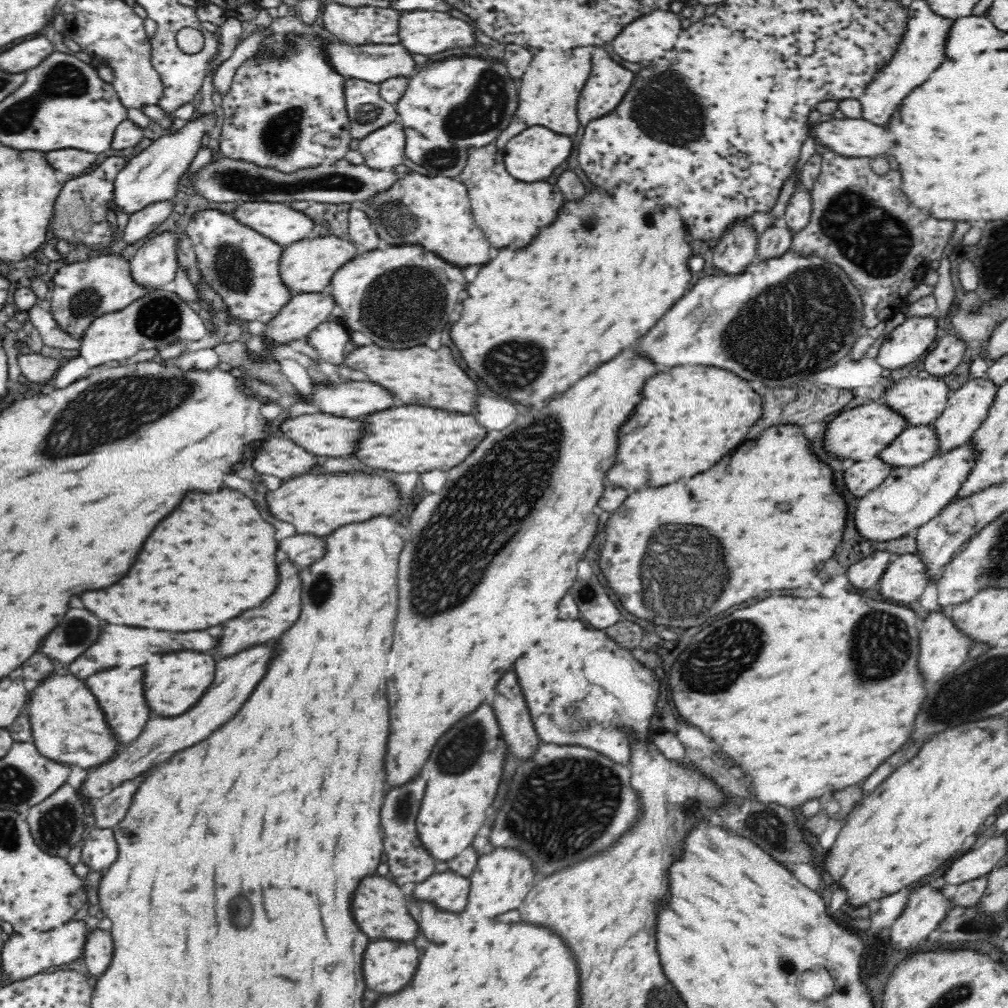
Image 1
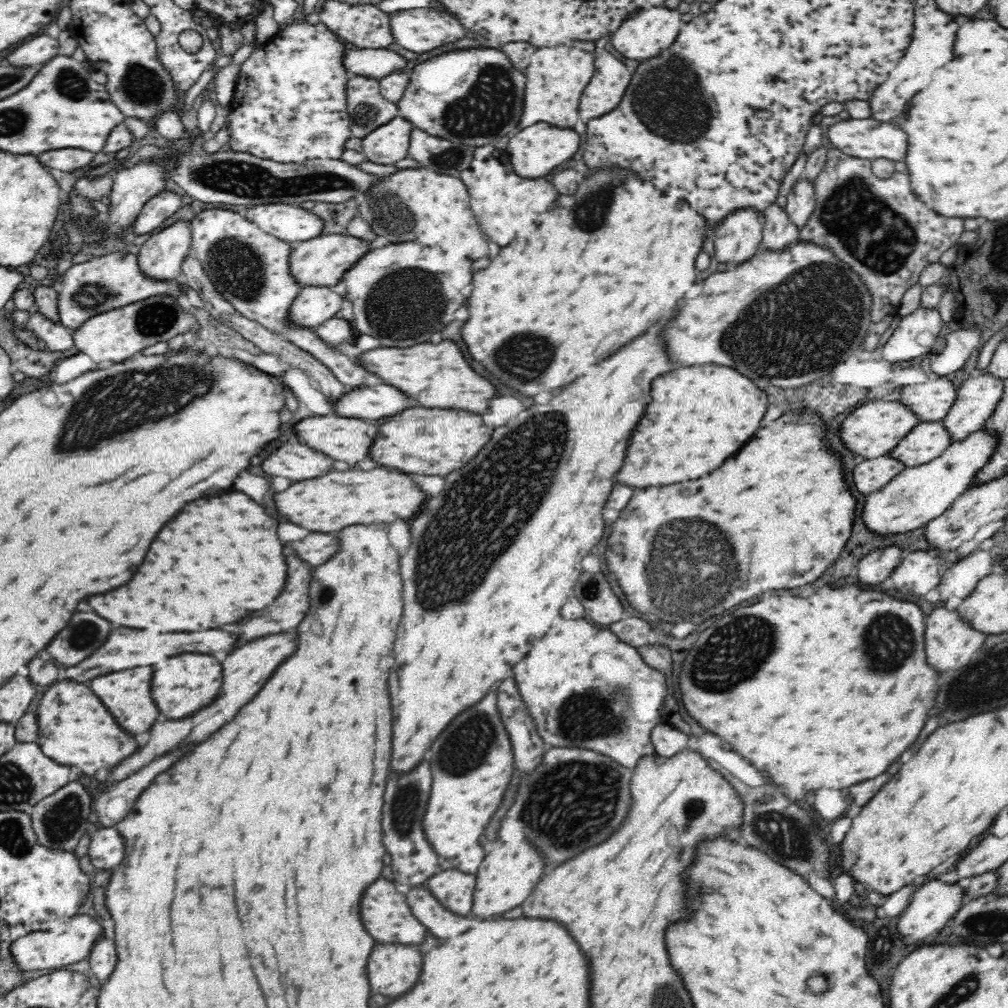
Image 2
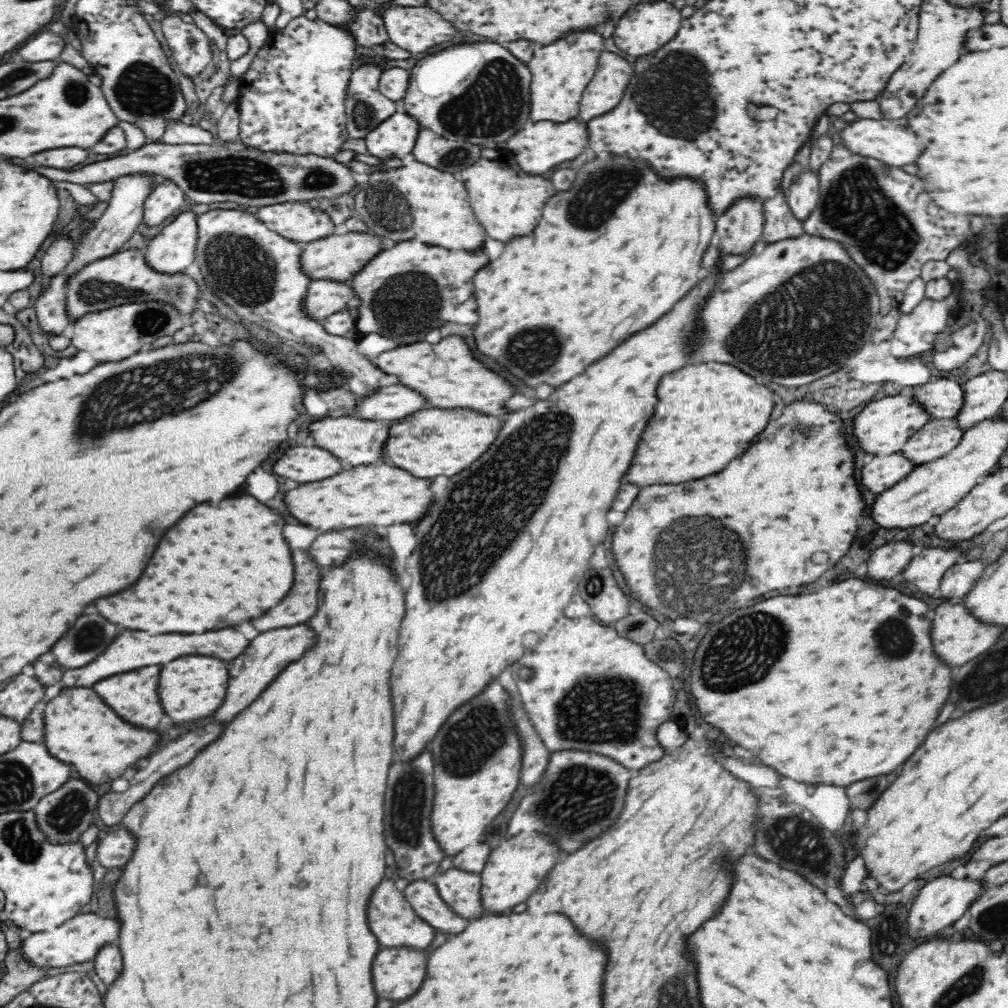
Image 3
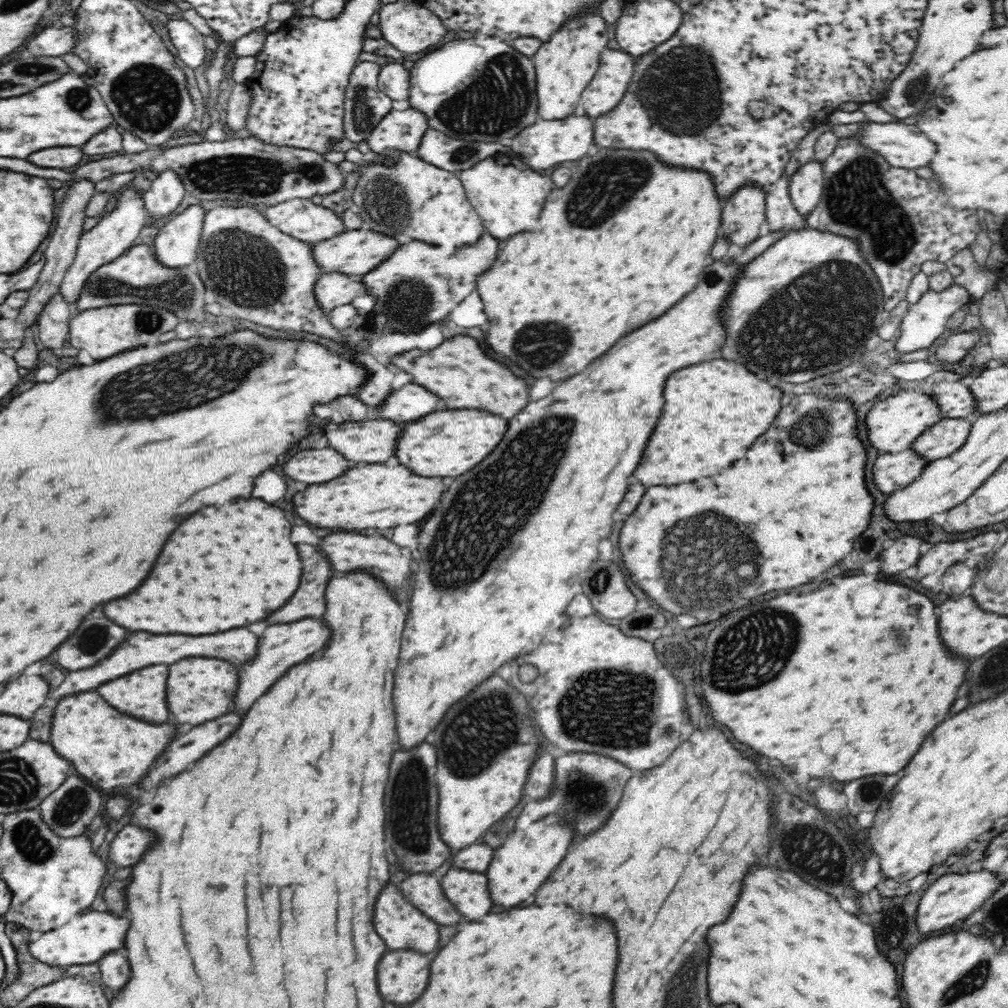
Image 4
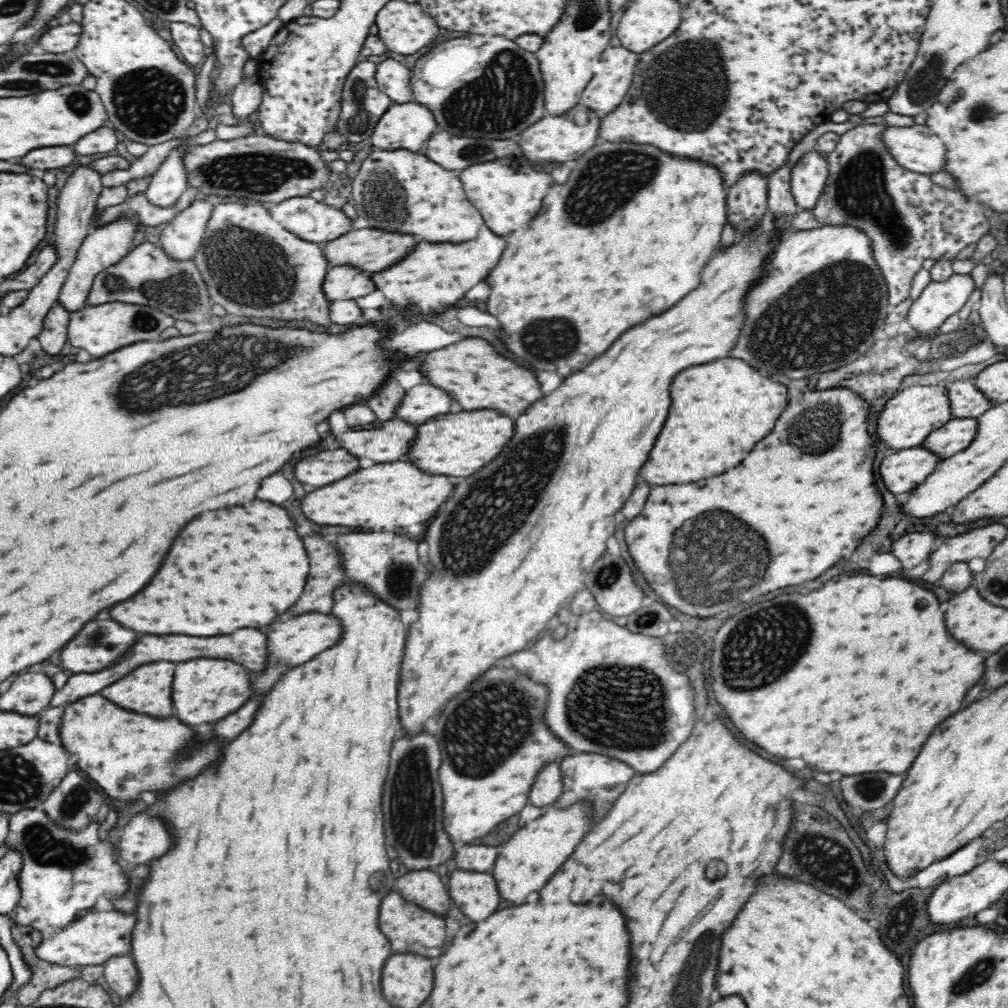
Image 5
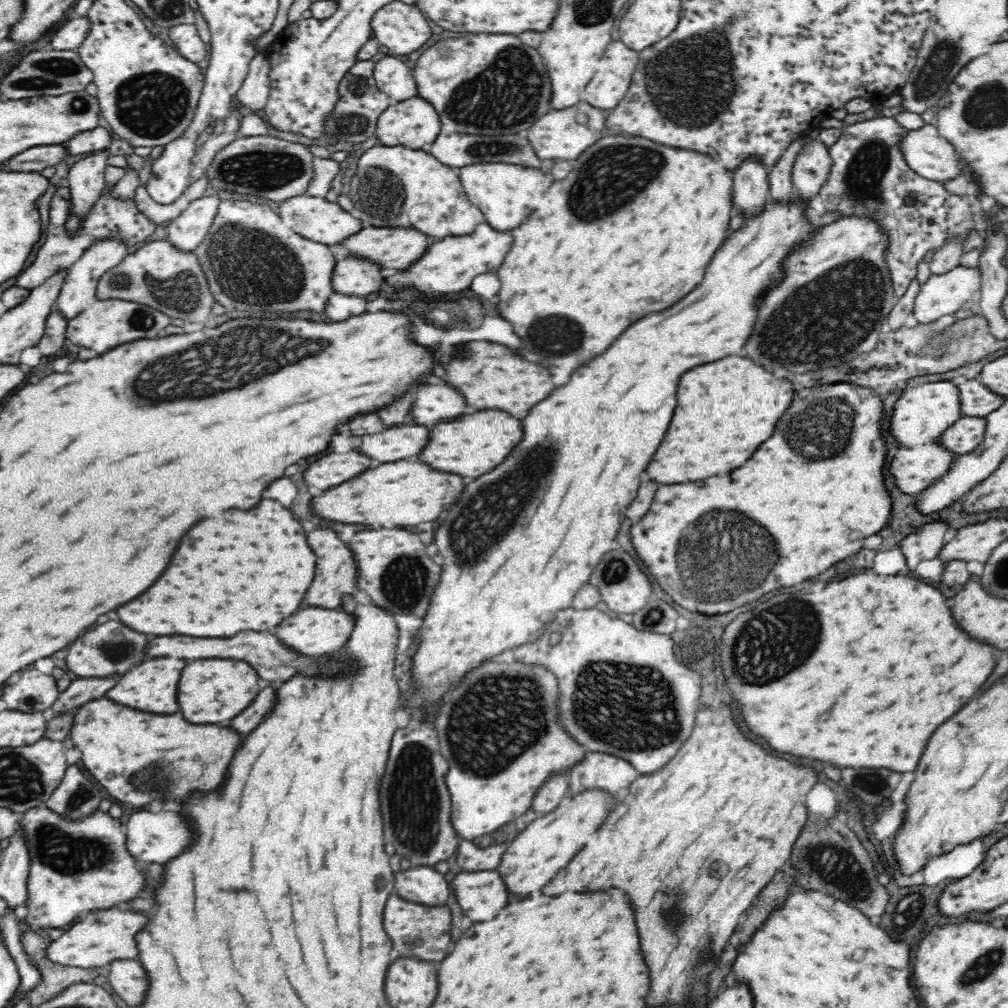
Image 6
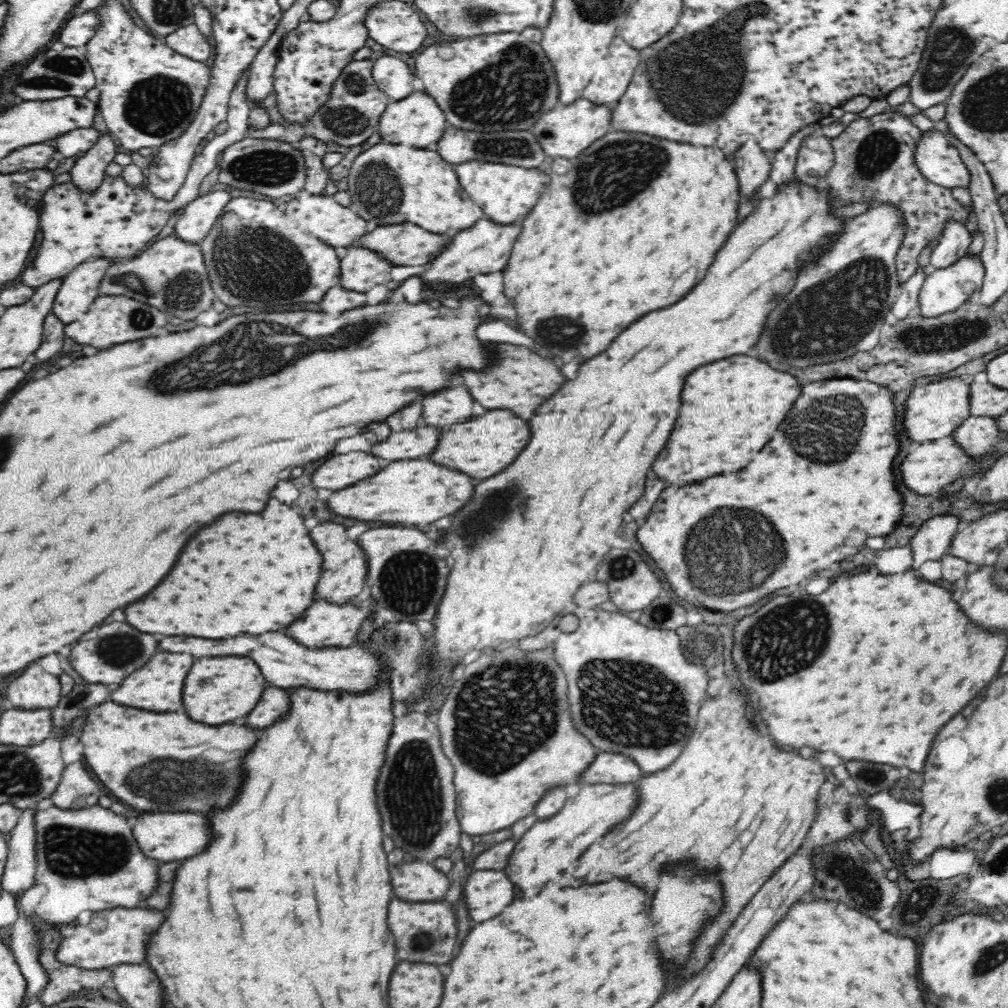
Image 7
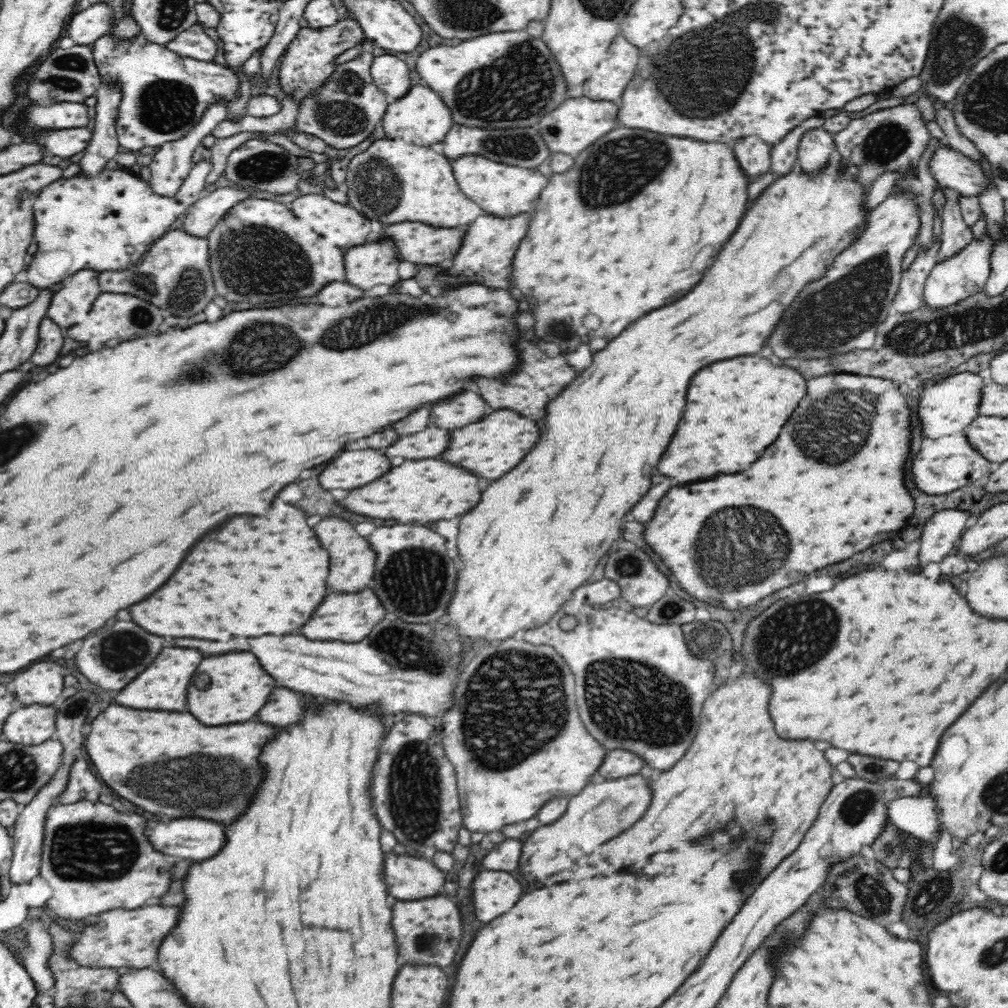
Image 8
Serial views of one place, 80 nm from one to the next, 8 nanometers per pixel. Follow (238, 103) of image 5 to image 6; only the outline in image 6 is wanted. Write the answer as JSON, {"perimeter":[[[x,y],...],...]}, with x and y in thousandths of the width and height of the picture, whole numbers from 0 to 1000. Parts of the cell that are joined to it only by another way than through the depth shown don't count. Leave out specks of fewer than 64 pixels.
{"perimeter":[[[266,48],[254,54],[248,61],[246,73],[232,95],[234,101],[238,103],[238,109],[242,110],[243,113],[260,108],[266,99],[268,61],[264,57],[265,50]]]}

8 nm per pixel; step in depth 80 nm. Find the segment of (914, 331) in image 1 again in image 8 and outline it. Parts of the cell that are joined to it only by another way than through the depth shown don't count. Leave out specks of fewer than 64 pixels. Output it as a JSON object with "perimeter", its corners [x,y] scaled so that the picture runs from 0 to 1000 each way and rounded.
{"perimeter":[[[979,234],[976,240],[965,238],[964,242],[960,243],[960,246],[956,246],[956,249],[948,252],[946,256],[929,262],[920,275],[917,292],[915,292],[916,301],[920,303],[919,306],[937,308],[937,306],[942,306],[946,302],[952,302],[954,298],[961,294],[972,291],[982,273],[984,248],[985,240]]]}

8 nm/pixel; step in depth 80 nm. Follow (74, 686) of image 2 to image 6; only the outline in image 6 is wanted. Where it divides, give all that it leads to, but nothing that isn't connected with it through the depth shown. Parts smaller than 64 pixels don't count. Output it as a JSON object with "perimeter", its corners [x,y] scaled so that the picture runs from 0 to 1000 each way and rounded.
{"perimeter":[[[107,692],[89,694],[87,698],[77,700],[71,706],[73,713],[69,731],[75,743],[81,747],[80,756],[83,762],[95,770],[95,774],[106,784],[109,790],[127,796],[131,800],[143,800],[151,794],[185,794],[190,784],[212,784],[222,776],[226,758],[232,750],[232,744],[238,738],[238,728],[216,722],[216,720],[196,720],[181,712],[179,706],[169,710],[157,710],[149,706],[137,706],[133,702],[121,702]]]}

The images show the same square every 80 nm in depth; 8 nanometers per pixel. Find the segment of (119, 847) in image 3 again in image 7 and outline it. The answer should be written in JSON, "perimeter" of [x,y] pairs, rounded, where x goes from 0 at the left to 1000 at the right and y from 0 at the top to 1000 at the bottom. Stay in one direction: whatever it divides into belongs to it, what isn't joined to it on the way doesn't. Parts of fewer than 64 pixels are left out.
{"perimeter":[[[144,806],[138,808],[133,814],[131,828],[133,834],[141,841],[140,845],[149,852],[157,853],[157,855],[166,856],[169,854],[181,854],[183,851],[188,851],[195,846],[199,847],[208,831],[208,818],[202,813],[199,806],[161,806],[161,808],[151,808]]]}

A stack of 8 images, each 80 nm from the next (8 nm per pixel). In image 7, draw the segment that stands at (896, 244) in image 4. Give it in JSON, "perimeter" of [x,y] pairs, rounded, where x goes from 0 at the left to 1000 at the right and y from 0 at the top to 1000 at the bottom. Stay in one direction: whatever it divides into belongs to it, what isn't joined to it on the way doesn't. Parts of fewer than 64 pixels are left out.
{"perimeter":[[[878,110],[869,113],[865,117],[851,117],[838,125],[831,137],[825,138],[825,151],[827,152],[826,166],[817,177],[814,188],[823,193],[823,202],[837,204],[851,201],[859,201],[859,208],[874,202],[883,202],[887,207],[893,208],[895,223],[897,223],[897,237],[891,248],[888,264],[893,286],[899,282],[909,270],[911,270],[911,257],[917,247],[925,240],[932,239],[938,221],[950,219],[958,222],[960,215],[966,211],[965,204],[954,202],[946,196],[943,188],[922,181],[907,162],[907,143],[913,139],[915,130],[905,124],[899,114],[893,112],[881,112]]]}

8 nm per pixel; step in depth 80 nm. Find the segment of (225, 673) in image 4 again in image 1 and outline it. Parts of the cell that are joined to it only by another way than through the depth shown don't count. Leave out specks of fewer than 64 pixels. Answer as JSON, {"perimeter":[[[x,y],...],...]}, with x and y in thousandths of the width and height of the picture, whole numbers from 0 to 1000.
{"perimeter":[[[181,645],[181,647],[169,647],[165,651],[155,651],[155,655],[149,655],[143,665],[143,683],[145,683],[145,698],[149,700],[151,708],[155,710],[177,710],[185,706],[192,694],[202,688],[202,685],[210,679],[212,675],[212,653],[202,647],[190,647],[190,645]]]}

